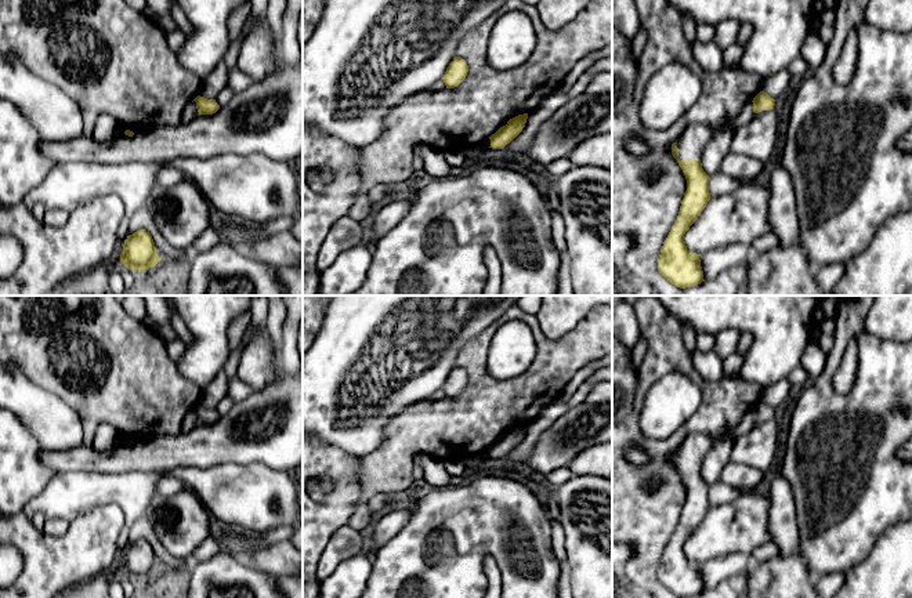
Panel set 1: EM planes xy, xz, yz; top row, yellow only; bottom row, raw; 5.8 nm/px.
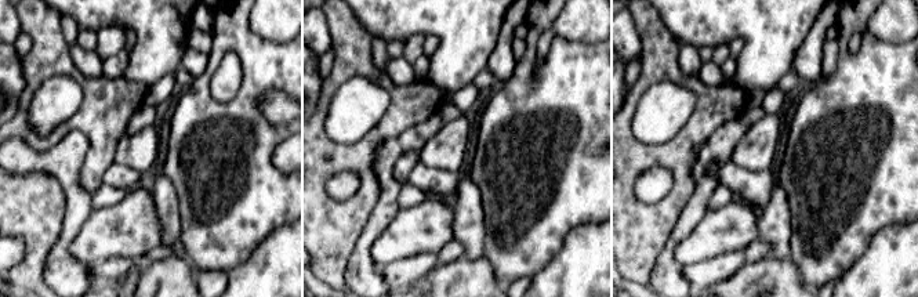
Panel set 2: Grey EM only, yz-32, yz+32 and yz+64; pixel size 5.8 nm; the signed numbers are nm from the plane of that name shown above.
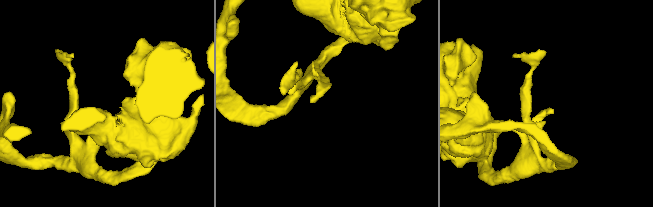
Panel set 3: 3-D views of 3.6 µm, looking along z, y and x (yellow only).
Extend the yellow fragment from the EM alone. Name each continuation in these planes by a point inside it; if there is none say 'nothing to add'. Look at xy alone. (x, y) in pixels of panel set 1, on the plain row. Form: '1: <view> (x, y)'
1: xy (190, 421)

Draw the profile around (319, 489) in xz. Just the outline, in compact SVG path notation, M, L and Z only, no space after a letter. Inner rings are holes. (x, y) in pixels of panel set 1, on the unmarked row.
M329 479L311 481L307 486L310 496L315 501L323 501L332 492L332 482Z

